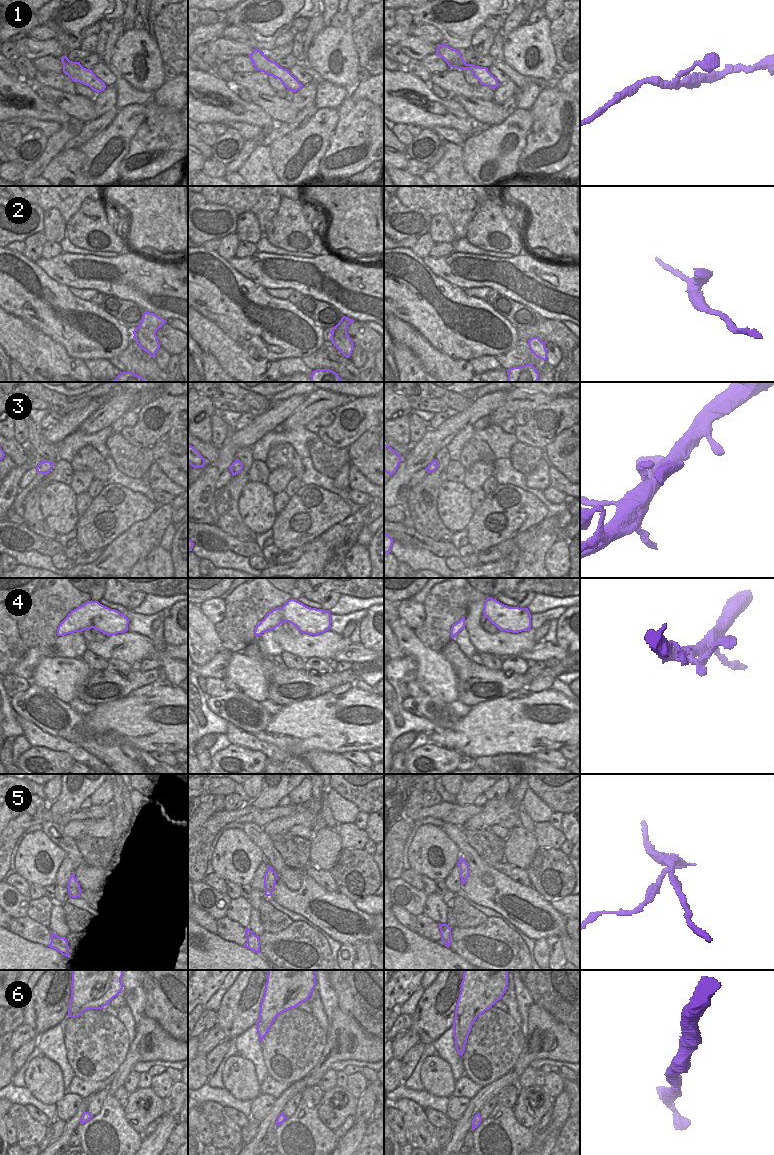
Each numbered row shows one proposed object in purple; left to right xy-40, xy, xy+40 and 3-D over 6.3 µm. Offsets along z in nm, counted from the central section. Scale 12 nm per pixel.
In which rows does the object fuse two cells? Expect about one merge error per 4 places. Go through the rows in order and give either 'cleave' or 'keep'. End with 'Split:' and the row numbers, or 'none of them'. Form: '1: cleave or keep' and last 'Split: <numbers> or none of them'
1: keep
2: keep
3: keep
4: keep
5: cleave
6: keep
Split: 5

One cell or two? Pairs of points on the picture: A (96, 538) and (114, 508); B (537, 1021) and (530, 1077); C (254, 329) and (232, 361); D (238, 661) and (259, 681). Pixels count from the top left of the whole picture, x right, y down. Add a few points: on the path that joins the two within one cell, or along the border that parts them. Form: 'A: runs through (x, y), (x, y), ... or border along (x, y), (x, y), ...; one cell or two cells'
A: runs through (105, 533), (109, 531), (109, 517); one cell
B: border along (528, 1065), (519, 1075); two cells
C: border along (223, 331), (236, 342), (251, 347), (262, 358); two cells
D: runs through (243, 666), (254, 677); one cell

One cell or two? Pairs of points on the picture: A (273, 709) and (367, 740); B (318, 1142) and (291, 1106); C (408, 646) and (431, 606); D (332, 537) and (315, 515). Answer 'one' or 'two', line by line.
A: two
B: two
C: two
D: two

